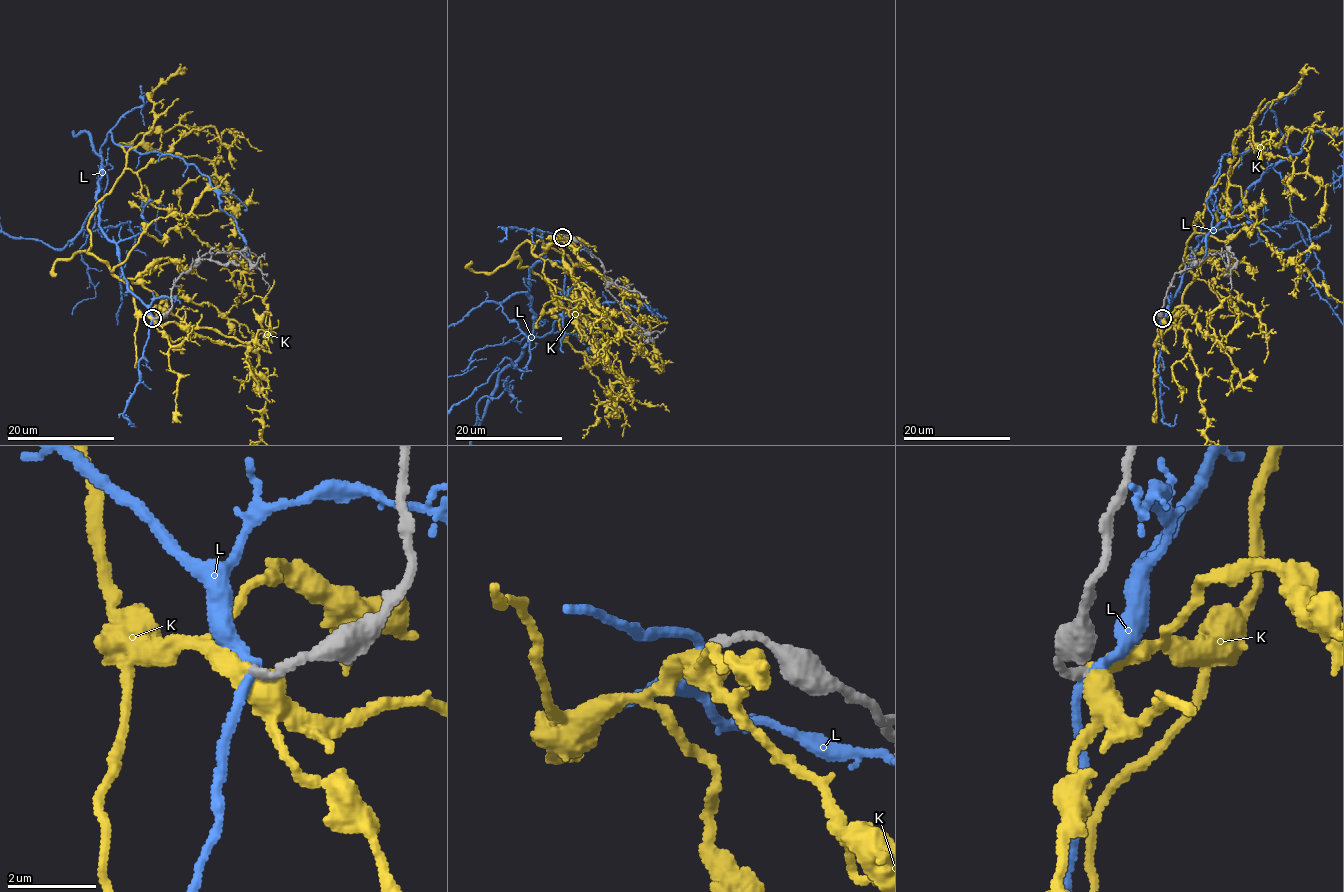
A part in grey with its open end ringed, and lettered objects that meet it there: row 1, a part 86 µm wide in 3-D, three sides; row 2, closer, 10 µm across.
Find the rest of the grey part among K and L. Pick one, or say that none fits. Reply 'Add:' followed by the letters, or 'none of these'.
Add: K

